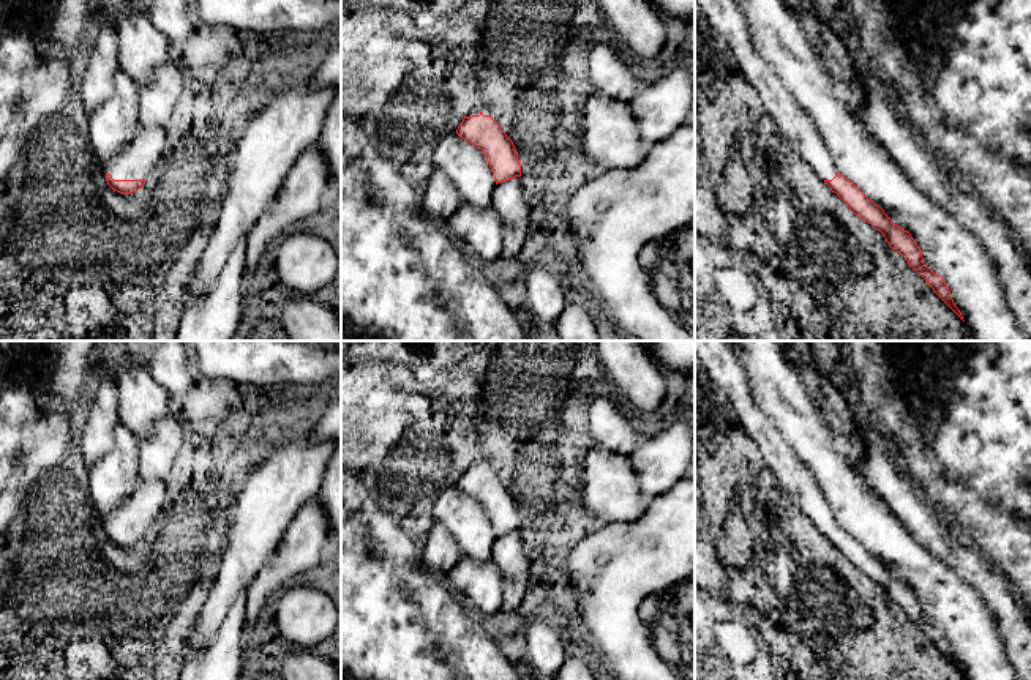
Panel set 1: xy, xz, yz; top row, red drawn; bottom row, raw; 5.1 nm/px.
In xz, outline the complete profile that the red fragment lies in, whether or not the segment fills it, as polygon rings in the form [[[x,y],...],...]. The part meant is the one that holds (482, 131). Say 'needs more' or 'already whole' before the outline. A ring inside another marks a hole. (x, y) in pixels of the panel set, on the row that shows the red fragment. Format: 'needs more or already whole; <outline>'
needs more; [[[478,107],[464,117],[456,134],[485,155],[496,185],[521,177],[518,151],[489,109]]]

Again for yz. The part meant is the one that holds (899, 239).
needs more; [[[695,0],[707,24],[729,46],[740,73],[755,87],[766,114],[788,137],[804,163],[835,192],[849,210],[883,234],[892,249],[900,252],[933,292],[963,320],[946,281],[925,267],[922,251],[911,234],[894,224],[884,210],[870,200],[853,181],[843,177],[810,117],[753,46],[747,21],[734,0]]]

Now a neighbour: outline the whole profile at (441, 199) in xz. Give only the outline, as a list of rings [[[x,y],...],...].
[[[434,167],[423,192],[423,211],[426,218],[444,226],[463,204],[463,197],[448,177]]]

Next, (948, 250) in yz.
[[[734,0],[747,21],[753,46],[810,117],[837,170],[879,205],[894,224],[908,230],[922,251],[924,263],[939,275],[974,341],[1031,341],[1017,325],[1001,289],[998,268],[980,241],[968,234],[949,211],[924,194],[897,166],[887,150],[868,134],[862,121],[834,96],[832,77],[805,39],[782,0]]]

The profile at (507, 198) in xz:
[[[521,177],[494,186],[493,207],[502,222],[501,263],[504,263],[523,251],[529,230],[529,207],[523,199]]]

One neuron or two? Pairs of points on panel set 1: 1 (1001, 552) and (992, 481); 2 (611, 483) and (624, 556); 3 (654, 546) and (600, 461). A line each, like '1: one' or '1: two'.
1: one
2: two
3: two

